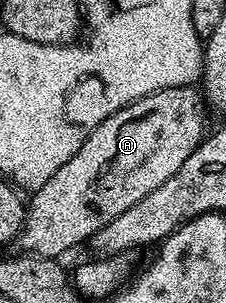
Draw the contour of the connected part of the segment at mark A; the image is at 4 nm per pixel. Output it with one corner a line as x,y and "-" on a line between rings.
181,86
180,88
164,88
155,94
144,96
124,108
120,108
104,124
100,124
80,144
80,152
68,160
38,190
29,195
26,207
26,219
22,221
22,230
16,242
22,245
21,249
28,254
37,254
40,258
61,259
61,254
69,252
73,246
89,243
92,235
104,224
116,220
120,212
128,212
136,200
144,200
148,192
153,192
180,169
180,164
192,156
192,152
200,145
202,139
207,137
206,114
208,107
203,95
194,86

